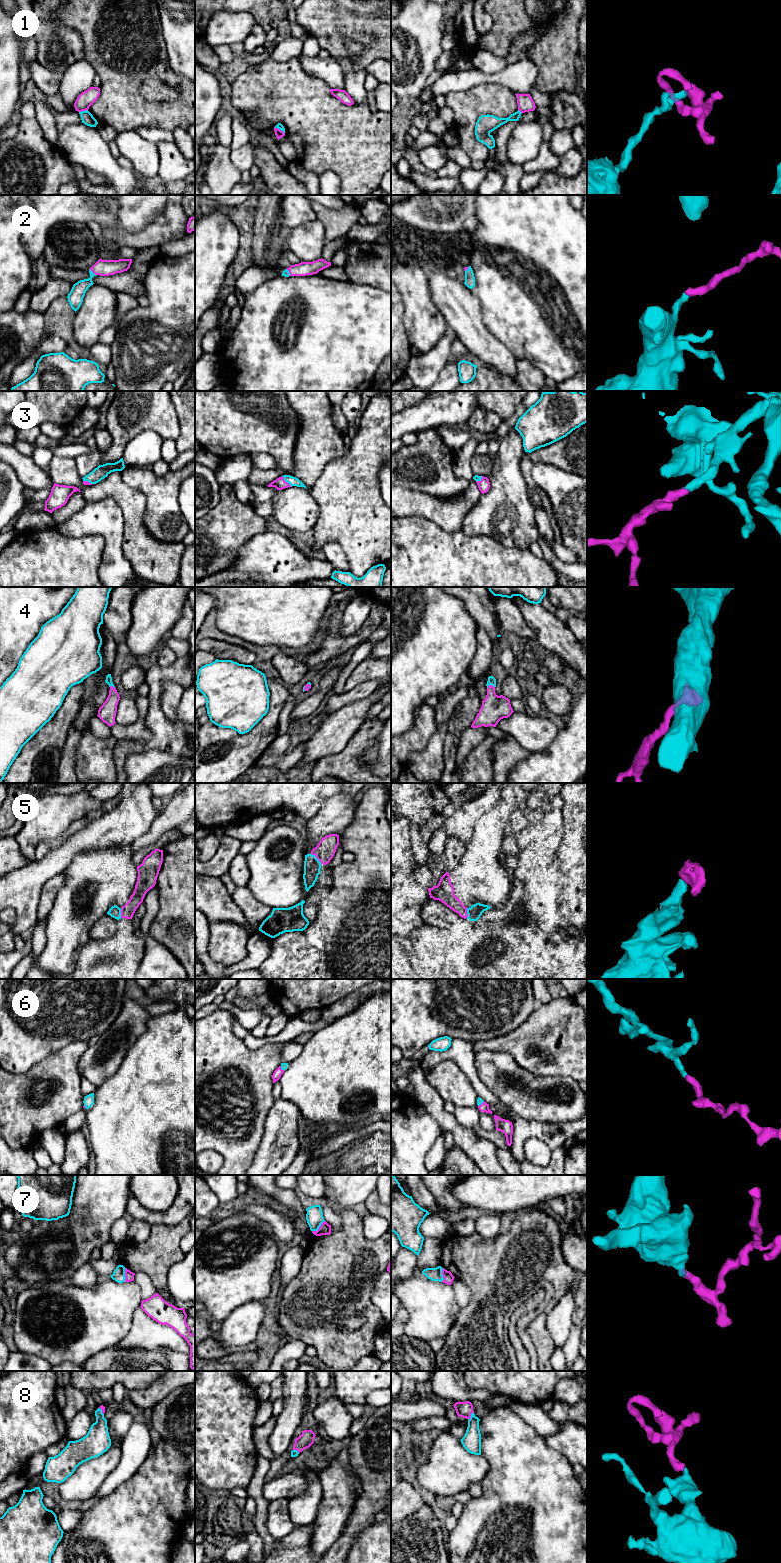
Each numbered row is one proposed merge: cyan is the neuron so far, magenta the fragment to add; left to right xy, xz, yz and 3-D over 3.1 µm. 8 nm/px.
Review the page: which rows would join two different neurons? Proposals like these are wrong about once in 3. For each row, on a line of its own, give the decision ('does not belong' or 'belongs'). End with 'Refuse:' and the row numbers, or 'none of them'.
1: does not belong
2: belongs
3: belongs
4: belongs
5: belongs
6: belongs
7: belongs
8: belongs
Refuse: 1

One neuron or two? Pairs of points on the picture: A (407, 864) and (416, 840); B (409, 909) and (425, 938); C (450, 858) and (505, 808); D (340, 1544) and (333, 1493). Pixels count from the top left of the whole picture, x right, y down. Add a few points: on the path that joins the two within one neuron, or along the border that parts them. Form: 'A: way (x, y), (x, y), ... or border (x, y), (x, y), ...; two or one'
A: border (410, 829), (410, 850), (417, 864); two
B: border (423, 922), (408, 936); two
C: border (465, 844), (463, 855), (455, 867); two
D: border (343, 1530), (337, 1540), (325, 1552); two

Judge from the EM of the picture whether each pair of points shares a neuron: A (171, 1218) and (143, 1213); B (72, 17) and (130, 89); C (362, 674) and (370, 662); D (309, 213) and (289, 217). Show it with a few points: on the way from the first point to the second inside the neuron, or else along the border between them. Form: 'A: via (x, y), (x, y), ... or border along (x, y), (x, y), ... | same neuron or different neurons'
A: via (164, 1217), (150, 1217) | same neuron
B: via (91, 35), (94, 51), (111, 70) | same neuron
C: via (365, 671), (370, 665) | same neuron
D: via (304, 213), (294, 213) | same neuron

